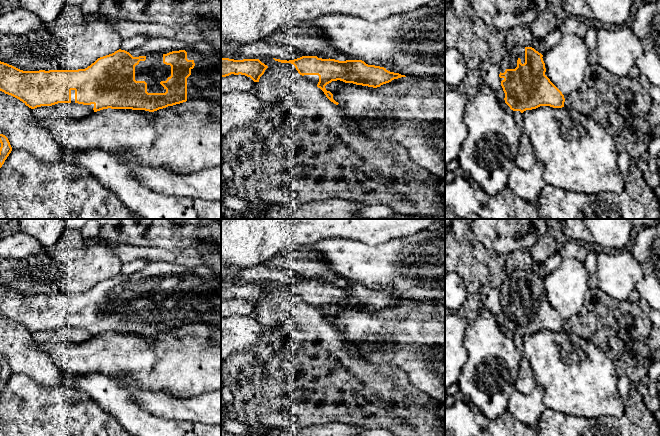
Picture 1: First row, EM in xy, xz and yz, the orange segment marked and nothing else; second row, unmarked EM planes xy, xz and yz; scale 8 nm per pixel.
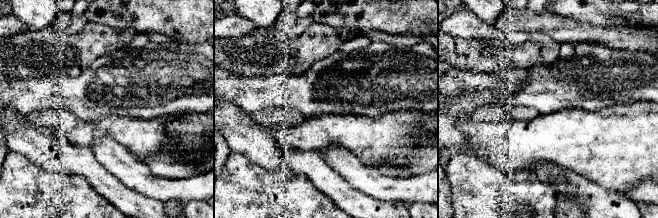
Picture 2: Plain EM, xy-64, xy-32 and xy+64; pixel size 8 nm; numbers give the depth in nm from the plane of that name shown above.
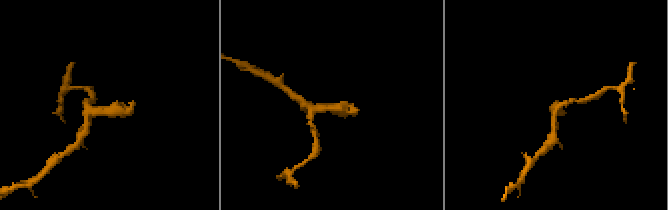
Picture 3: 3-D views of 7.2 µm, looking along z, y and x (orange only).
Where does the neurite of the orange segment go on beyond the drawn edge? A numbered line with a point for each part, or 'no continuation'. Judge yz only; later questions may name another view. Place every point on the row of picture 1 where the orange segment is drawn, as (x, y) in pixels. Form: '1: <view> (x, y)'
1: yz (510, 60)

